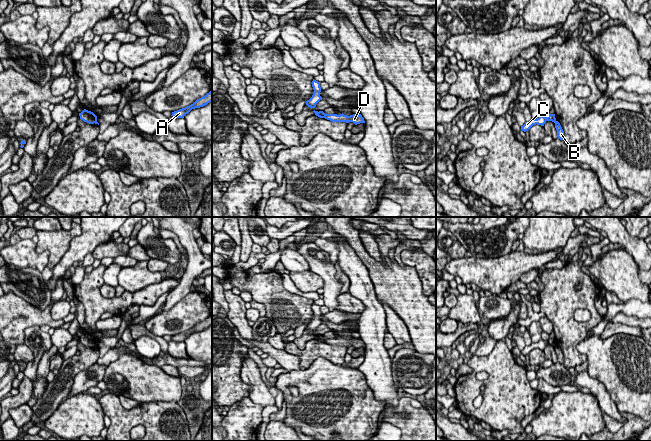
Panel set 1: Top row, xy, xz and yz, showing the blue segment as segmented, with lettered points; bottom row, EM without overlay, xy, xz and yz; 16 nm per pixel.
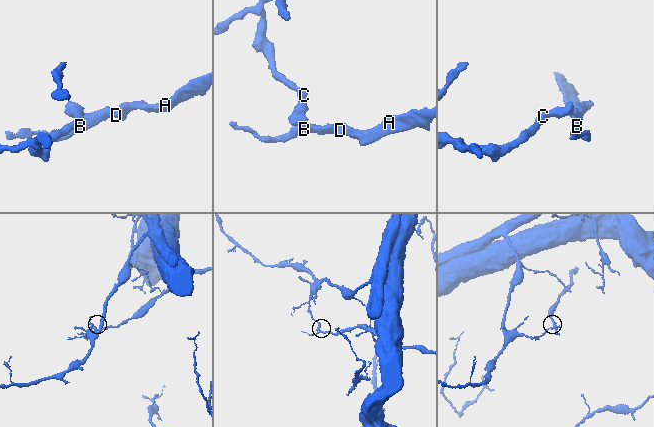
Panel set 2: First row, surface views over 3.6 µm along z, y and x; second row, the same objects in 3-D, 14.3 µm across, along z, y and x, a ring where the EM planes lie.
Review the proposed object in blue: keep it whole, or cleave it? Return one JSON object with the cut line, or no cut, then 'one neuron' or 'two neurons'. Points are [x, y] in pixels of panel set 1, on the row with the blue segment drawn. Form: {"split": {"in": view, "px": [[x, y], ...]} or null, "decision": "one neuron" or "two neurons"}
{"split": {"in": "xy", "px": [[96, 120], [92, 123]]}, "decision": "two neurons"}

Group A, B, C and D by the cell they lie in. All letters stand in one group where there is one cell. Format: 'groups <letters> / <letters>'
groups A B D / C

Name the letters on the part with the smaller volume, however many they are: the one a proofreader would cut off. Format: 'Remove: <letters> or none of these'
Remove: A, B, D

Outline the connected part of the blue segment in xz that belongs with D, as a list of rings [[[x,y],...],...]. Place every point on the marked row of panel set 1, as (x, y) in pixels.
[[[317,111],[315,112],[315,115],[320,118],[325,118],[327,120],[330,120],[332,122],[353,122],[355,125],[360,123],[365,123],[364,118],[361,114],[353,114],[350,116],[344,115],[343,113],[340,115],[337,114],[325,114],[323,111]]]

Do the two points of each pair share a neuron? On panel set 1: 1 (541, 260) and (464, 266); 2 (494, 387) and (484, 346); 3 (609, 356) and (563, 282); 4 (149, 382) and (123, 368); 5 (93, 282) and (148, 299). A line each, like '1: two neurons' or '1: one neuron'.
1: one neuron
2: two neurons
3: two neurons
4: one neuron
5: one neuron

